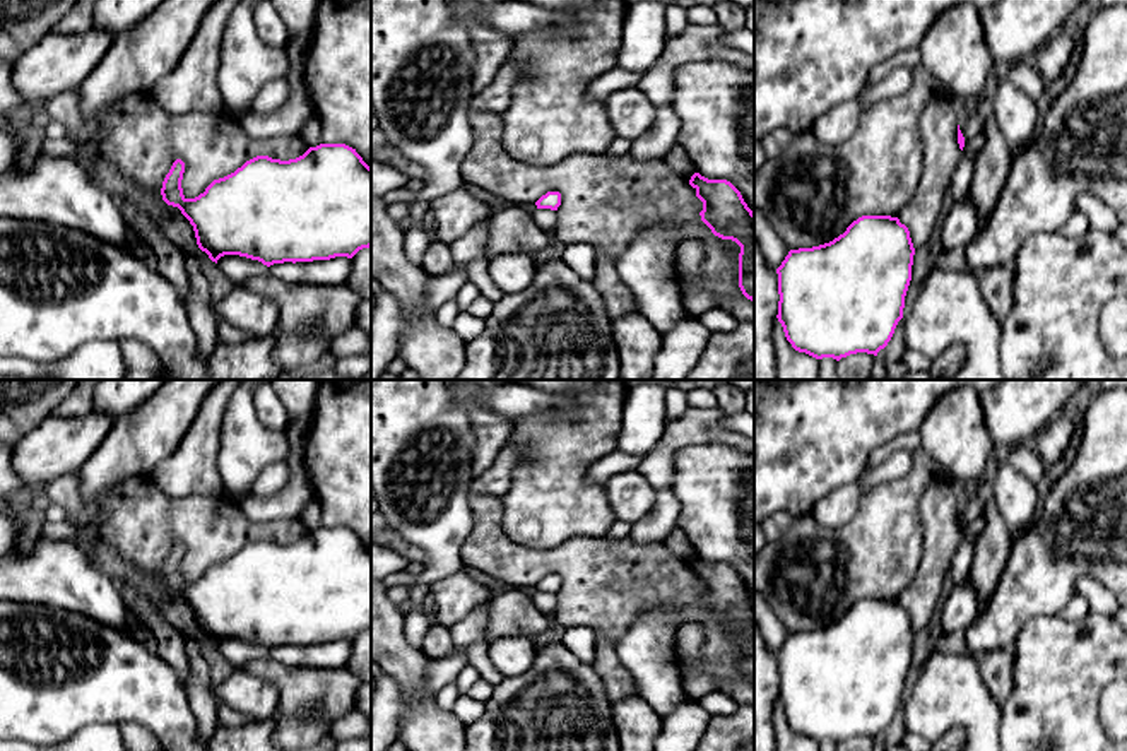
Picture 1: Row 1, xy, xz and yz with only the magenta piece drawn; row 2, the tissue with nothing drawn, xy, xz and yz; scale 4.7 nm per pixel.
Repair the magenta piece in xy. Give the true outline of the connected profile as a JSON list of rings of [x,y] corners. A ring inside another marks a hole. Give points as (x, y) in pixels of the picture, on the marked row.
[[[320,144],[289,161],[257,156],[234,173],[214,180],[195,198],[183,195],[185,163],[176,159],[161,188],[195,231],[197,245],[212,262],[239,255],[270,267],[284,262],[352,258],[371,246],[371,168],[345,144]]]

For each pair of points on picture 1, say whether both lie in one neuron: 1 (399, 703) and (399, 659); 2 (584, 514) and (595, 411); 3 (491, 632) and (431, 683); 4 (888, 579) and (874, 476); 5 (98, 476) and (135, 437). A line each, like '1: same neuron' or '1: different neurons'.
1: different neurons
2: same neuron
3: different neurons
4: different neurons
5: same neuron

